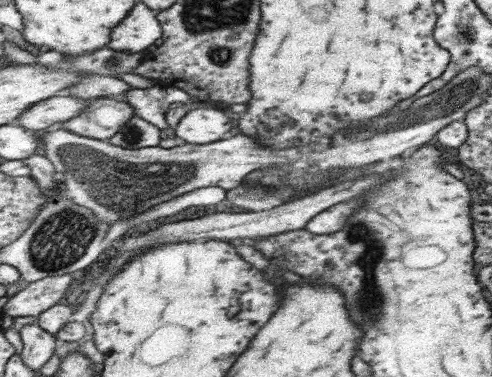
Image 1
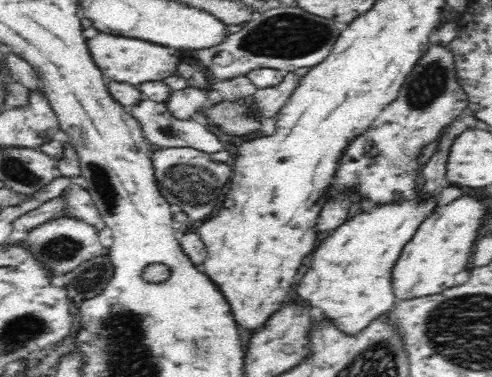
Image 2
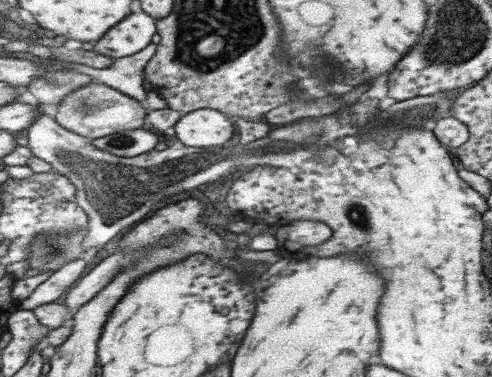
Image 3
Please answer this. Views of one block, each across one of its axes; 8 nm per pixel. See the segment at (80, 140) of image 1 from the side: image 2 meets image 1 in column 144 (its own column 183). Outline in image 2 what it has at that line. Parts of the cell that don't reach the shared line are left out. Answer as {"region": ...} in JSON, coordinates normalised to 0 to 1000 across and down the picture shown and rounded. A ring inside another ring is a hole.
{"region":[[[313,393],[309,435],[321,477],[321,504],[337,531],[350,531],[358,557],[378,568],[386,584],[419,584],[435,573],[472,493],[476,435],[447,435],[447,424],[431,424],[431,414],[394,393]]]}

